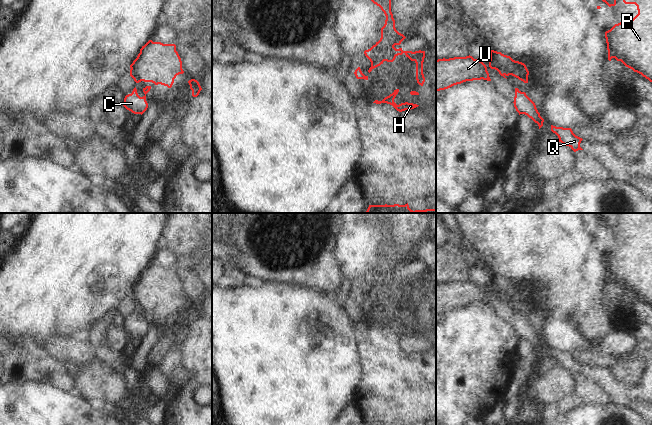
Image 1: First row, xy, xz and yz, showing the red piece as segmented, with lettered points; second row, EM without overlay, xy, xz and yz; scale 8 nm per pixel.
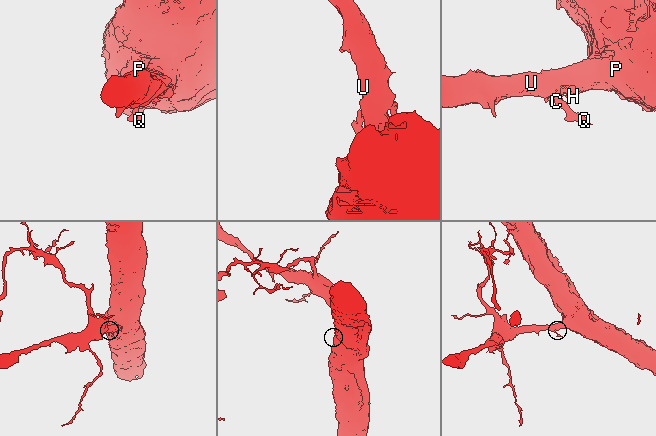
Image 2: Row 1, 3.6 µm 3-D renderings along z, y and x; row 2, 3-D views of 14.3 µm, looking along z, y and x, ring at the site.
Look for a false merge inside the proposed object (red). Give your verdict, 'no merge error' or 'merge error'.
merge error

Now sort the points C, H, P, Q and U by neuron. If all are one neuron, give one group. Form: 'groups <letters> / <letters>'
groups C Q / H P U

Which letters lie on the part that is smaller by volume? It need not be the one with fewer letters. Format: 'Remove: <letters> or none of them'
Remove: C, Q

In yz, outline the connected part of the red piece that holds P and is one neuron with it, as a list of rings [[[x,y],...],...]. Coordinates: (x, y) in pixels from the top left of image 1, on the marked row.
[[[652,0],[623,2],[635,4],[638,14],[605,32],[608,60],[615,58],[652,82]]]

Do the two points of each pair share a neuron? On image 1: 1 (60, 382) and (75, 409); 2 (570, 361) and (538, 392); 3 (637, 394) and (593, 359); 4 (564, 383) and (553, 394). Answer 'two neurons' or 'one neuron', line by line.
1: two neurons
2: two neurons
3: two neurons
4: one neuron

